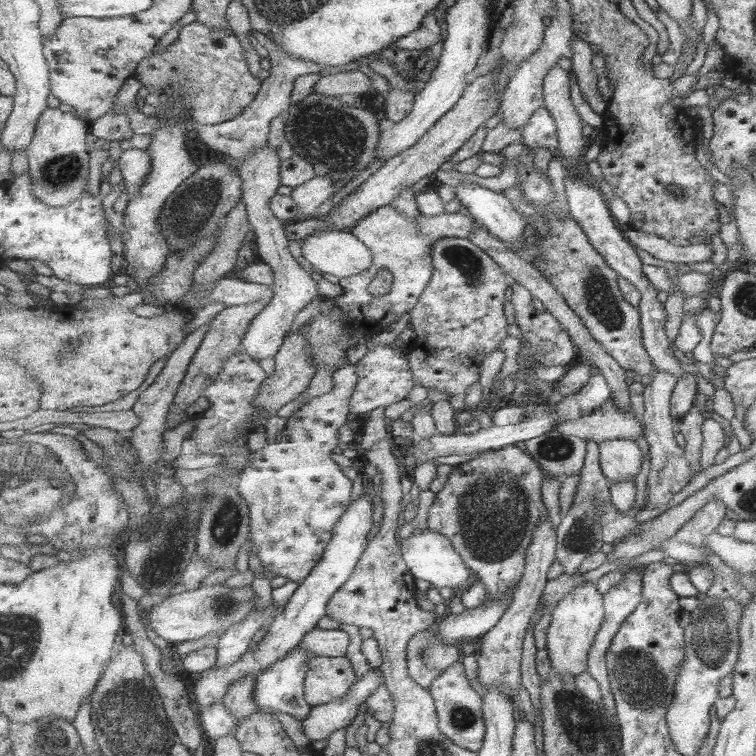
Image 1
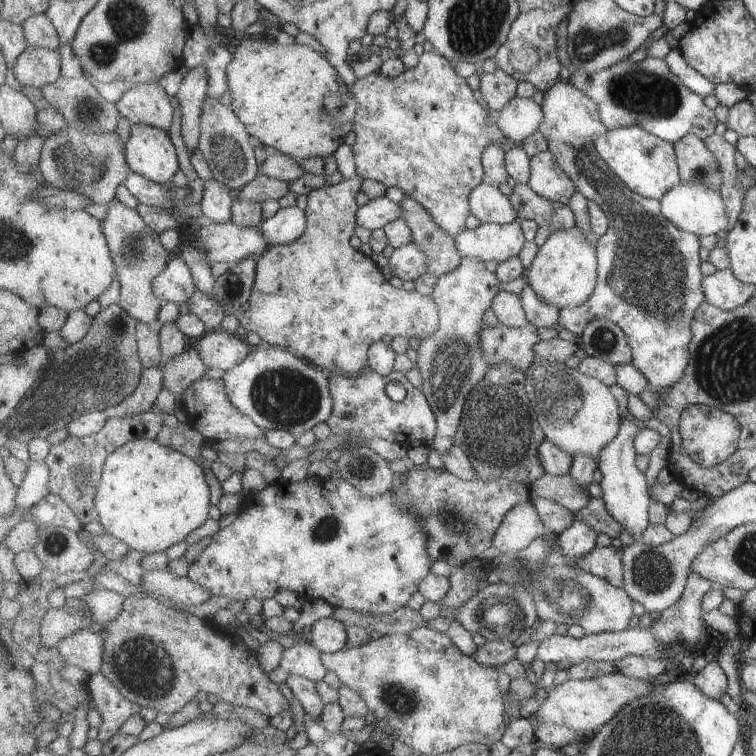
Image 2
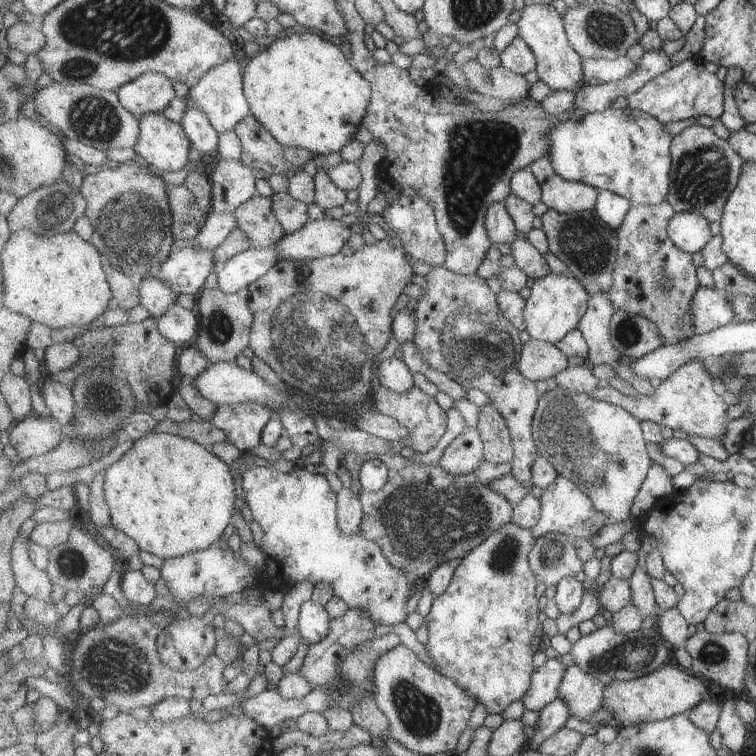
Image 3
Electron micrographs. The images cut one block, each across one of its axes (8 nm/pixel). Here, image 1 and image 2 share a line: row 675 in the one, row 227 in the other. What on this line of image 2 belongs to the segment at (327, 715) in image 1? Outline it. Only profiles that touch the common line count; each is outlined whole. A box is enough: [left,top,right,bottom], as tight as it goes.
[357,196,403,233]

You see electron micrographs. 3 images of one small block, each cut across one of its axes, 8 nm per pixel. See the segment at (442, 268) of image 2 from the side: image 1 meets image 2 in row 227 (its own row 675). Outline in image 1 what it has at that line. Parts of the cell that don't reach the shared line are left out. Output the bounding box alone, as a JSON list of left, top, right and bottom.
[409,627,462,689]

